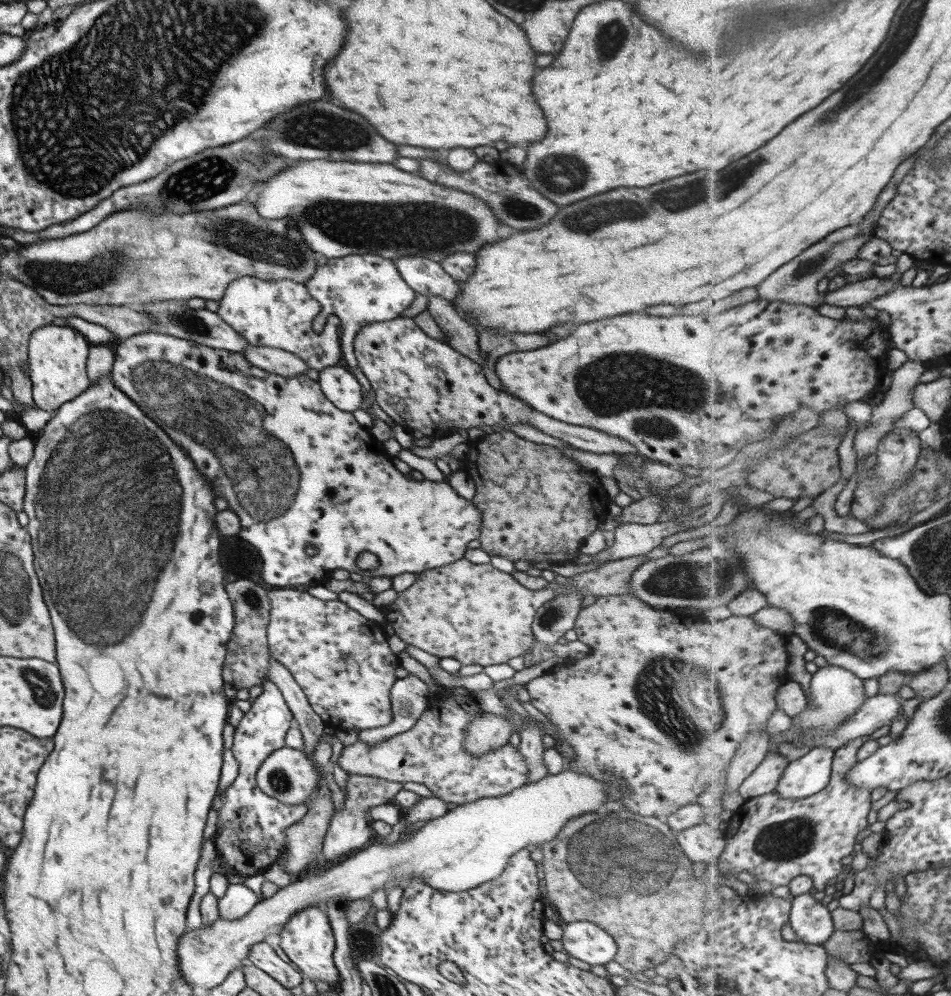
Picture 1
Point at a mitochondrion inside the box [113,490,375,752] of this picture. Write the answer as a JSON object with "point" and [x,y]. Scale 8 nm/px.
{"point":[251,599]}

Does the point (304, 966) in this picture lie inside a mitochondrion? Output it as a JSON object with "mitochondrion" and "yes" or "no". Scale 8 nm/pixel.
{"mitochondrion":"no"}

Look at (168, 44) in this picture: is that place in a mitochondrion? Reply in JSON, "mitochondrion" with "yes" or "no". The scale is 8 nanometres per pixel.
{"mitochondrion":"yes"}

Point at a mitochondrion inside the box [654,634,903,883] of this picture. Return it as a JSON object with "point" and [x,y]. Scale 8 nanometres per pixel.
{"point":[783,841]}

